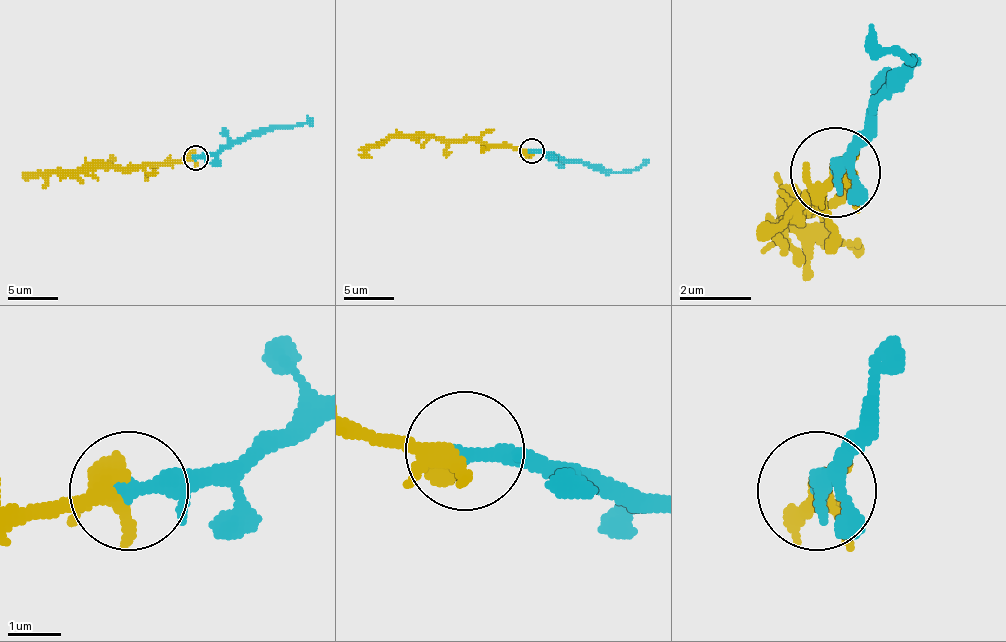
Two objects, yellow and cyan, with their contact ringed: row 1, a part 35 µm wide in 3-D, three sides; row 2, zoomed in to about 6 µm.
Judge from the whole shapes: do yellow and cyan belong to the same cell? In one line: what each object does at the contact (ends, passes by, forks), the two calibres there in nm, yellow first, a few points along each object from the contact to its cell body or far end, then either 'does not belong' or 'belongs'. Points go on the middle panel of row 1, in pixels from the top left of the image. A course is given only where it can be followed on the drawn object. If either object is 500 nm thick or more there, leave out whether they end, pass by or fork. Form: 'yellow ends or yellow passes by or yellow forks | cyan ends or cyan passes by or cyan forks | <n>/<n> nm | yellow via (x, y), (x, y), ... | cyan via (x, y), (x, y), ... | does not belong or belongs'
yellow forks | cyan passes by | 300/240 nm | yellow via (531, 150), (481, 145), (474, 140), (391, 135), (359, 155) | cyan via (531, 150), (551, 152), (561, 160), (581, 160), (611, 172), (638, 170), (648, 160) | belongs

